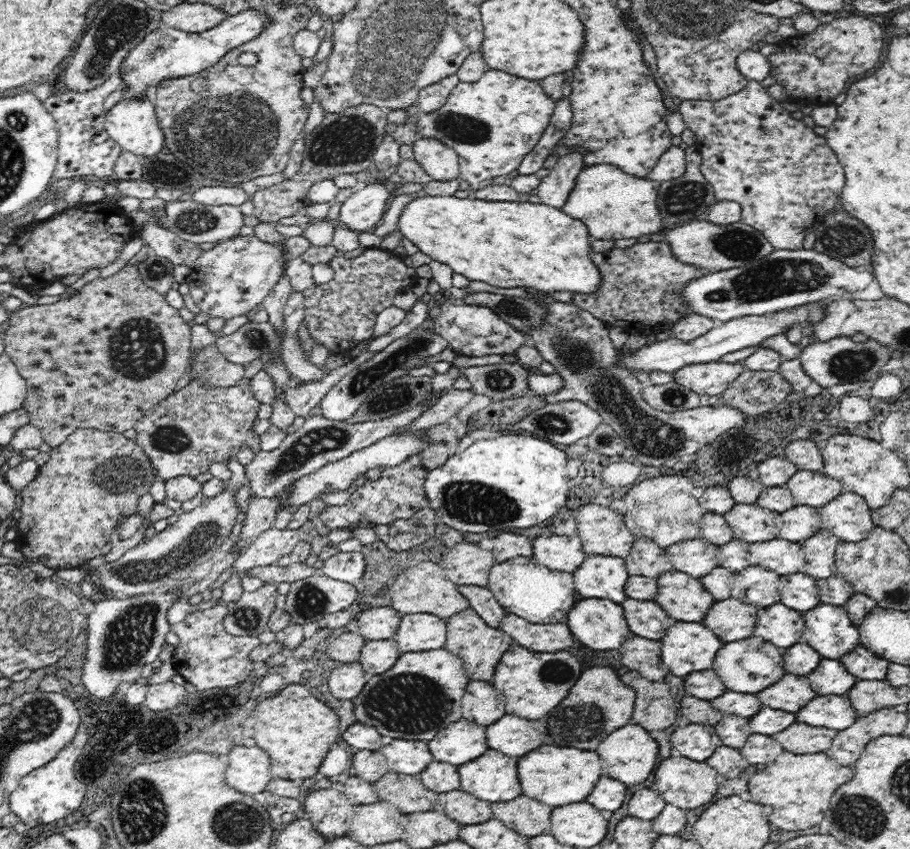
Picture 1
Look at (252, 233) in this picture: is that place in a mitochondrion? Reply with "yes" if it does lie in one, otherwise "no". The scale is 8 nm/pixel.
no

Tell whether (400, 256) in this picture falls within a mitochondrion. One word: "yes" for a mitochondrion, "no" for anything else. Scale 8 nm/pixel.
no

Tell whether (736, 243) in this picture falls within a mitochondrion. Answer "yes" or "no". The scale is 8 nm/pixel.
yes

